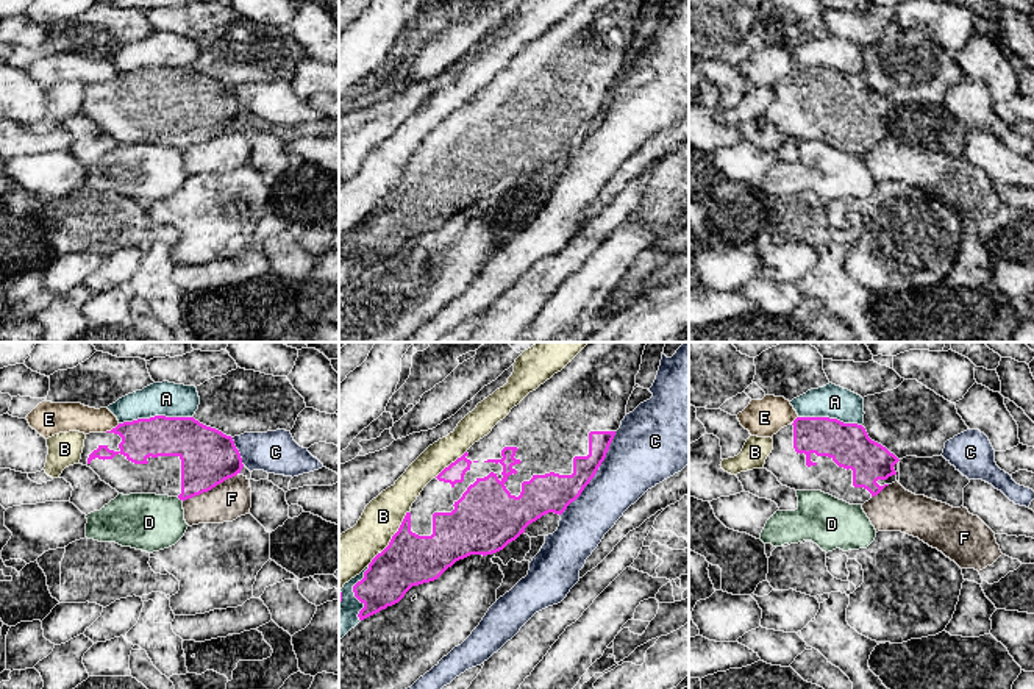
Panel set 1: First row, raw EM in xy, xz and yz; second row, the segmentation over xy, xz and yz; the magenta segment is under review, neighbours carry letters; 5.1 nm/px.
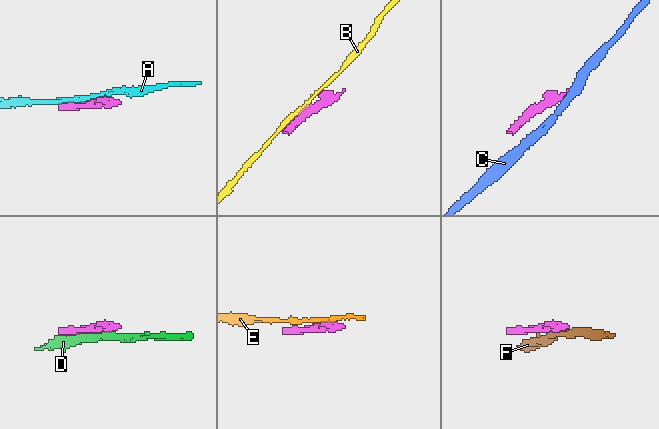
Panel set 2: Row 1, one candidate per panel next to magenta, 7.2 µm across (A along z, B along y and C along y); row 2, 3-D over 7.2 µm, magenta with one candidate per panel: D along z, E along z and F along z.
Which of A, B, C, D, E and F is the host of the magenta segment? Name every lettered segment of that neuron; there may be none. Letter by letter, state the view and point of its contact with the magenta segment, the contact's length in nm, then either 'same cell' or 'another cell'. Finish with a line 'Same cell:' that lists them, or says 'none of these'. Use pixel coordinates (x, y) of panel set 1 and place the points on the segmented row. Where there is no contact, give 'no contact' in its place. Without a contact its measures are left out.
A: xy (155, 416) | 380 nm | another cell
B: xz (392, 538) | 360 nm | another cell
C: xz (595, 472) | 500 nm | another cell
D: xy (180, 499) | 40 nm | another cell
E: xy (113, 428) | 90 nm | another cell
F: xy (210, 489) | 320 nm | another cell
Same cell: none of these

